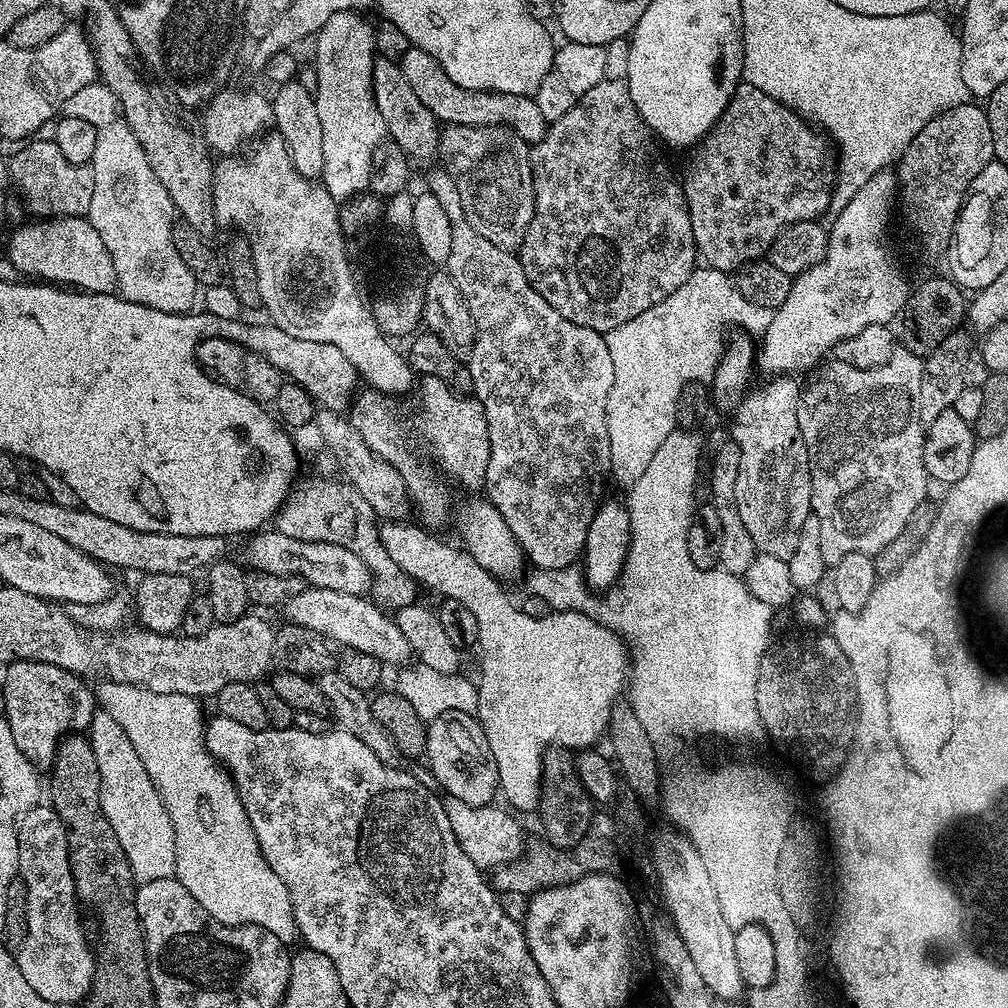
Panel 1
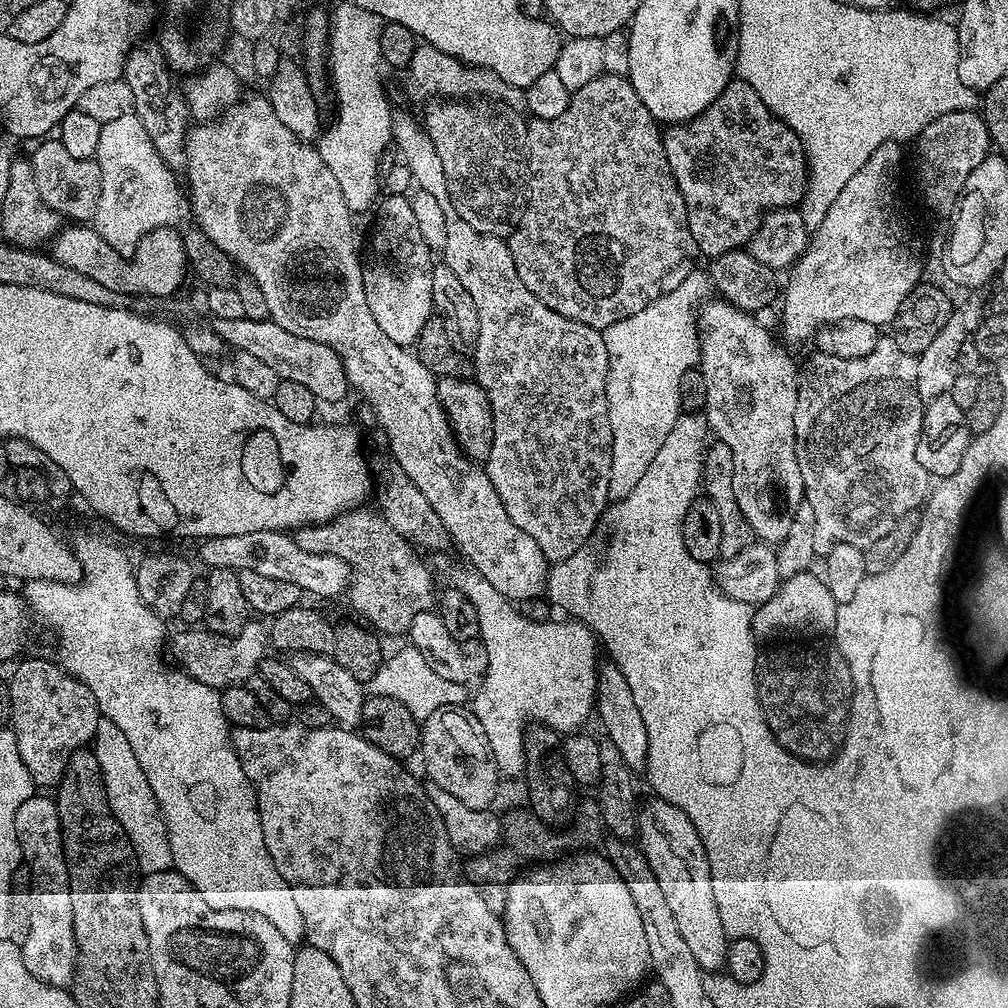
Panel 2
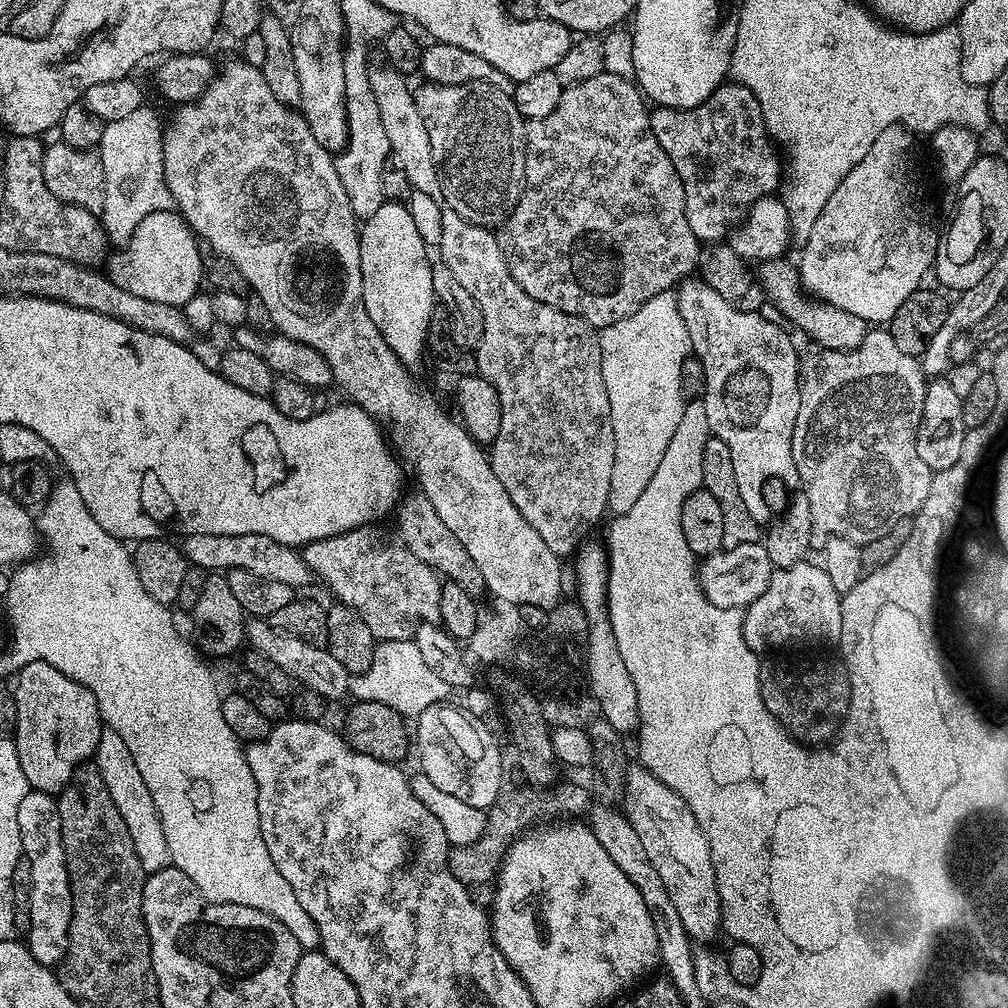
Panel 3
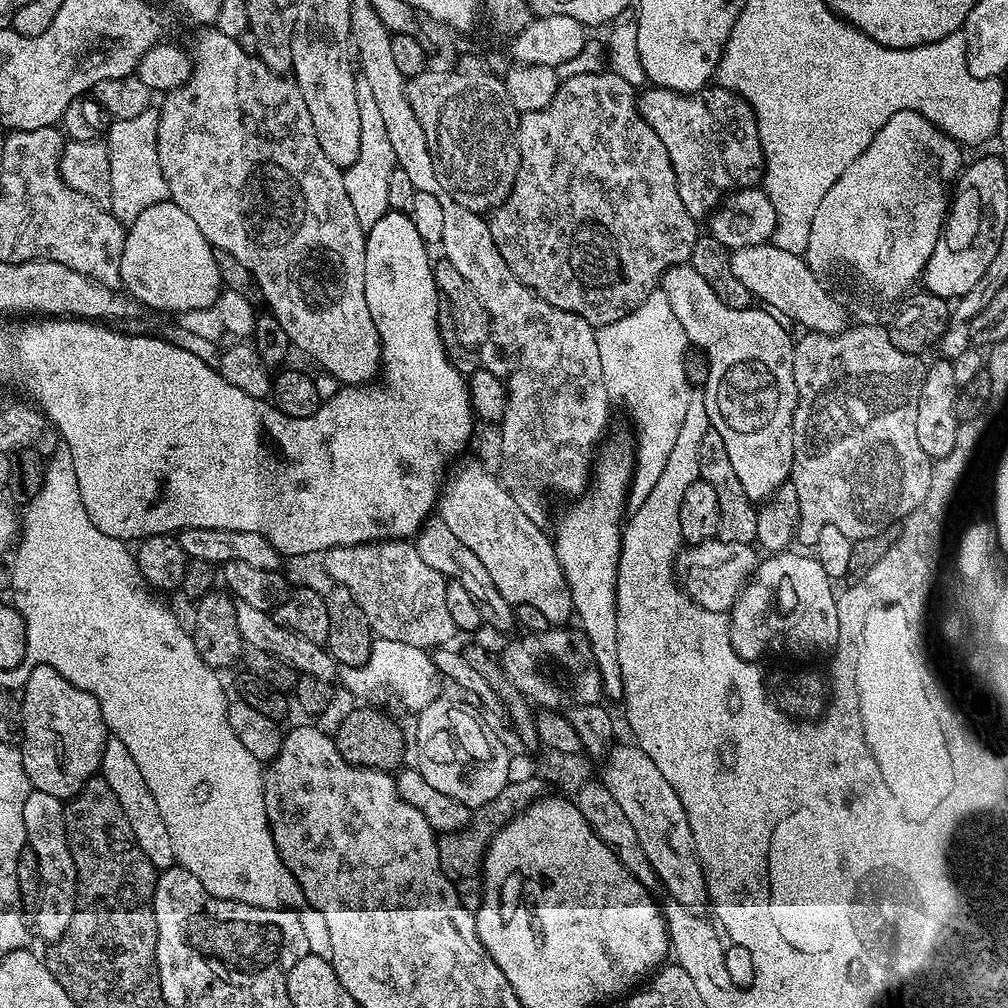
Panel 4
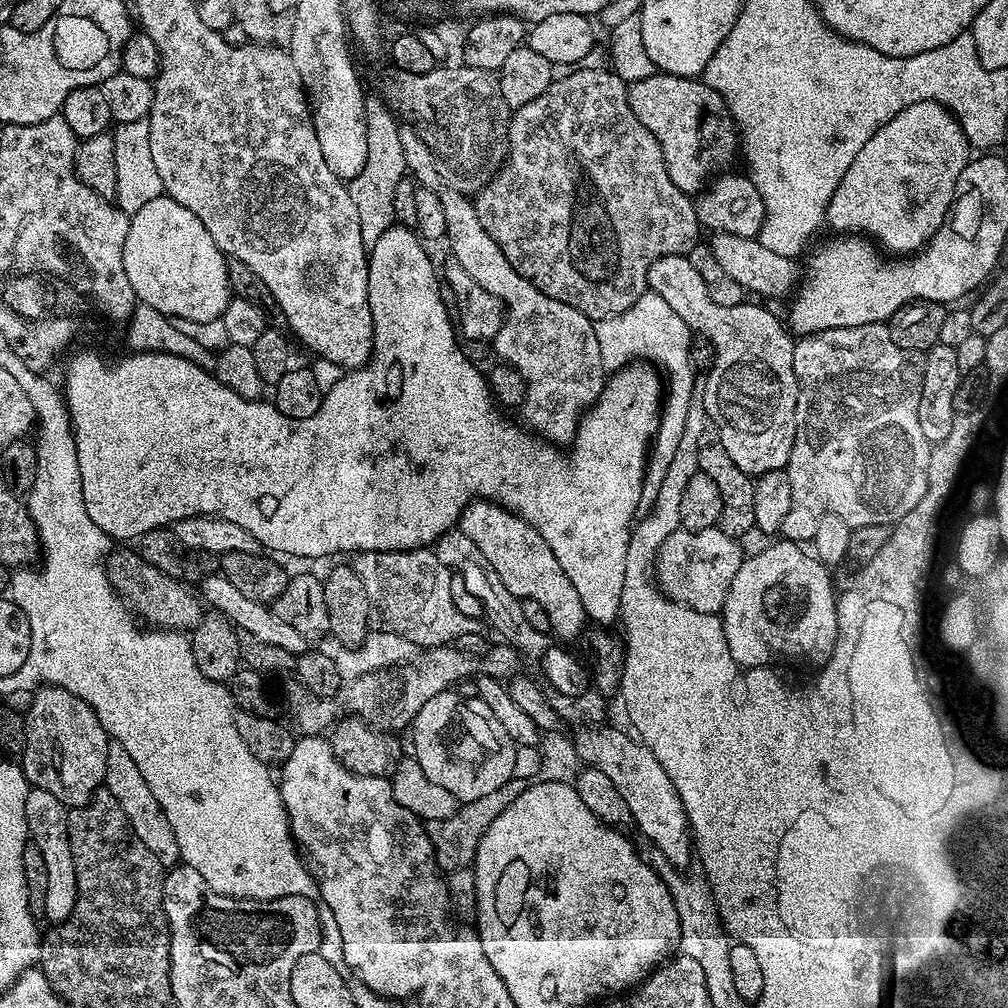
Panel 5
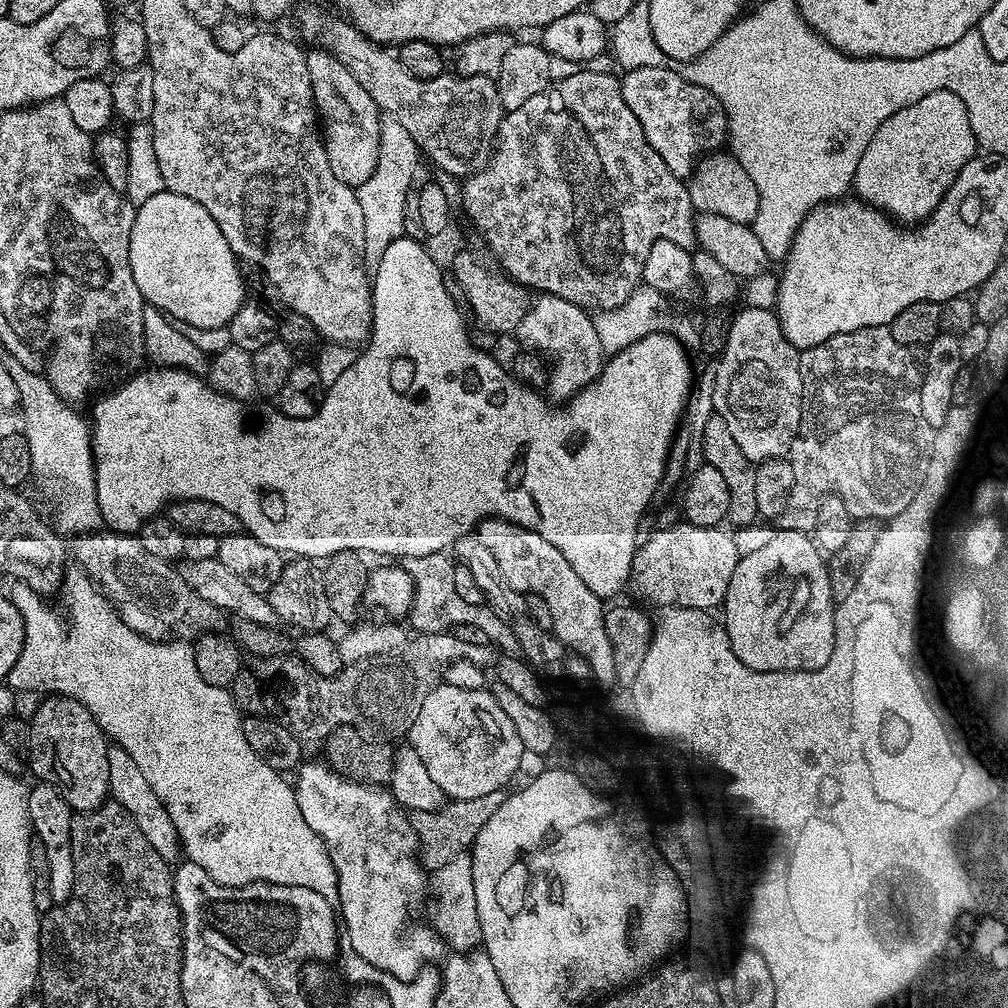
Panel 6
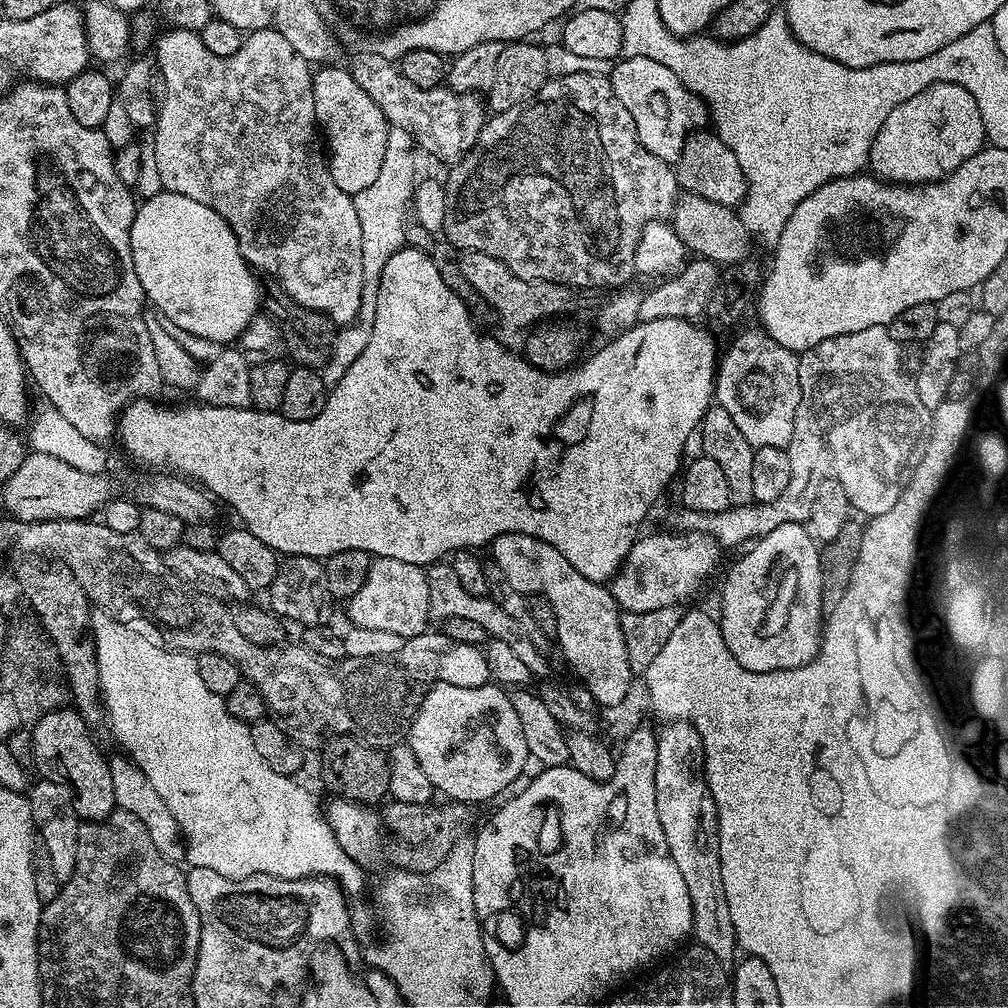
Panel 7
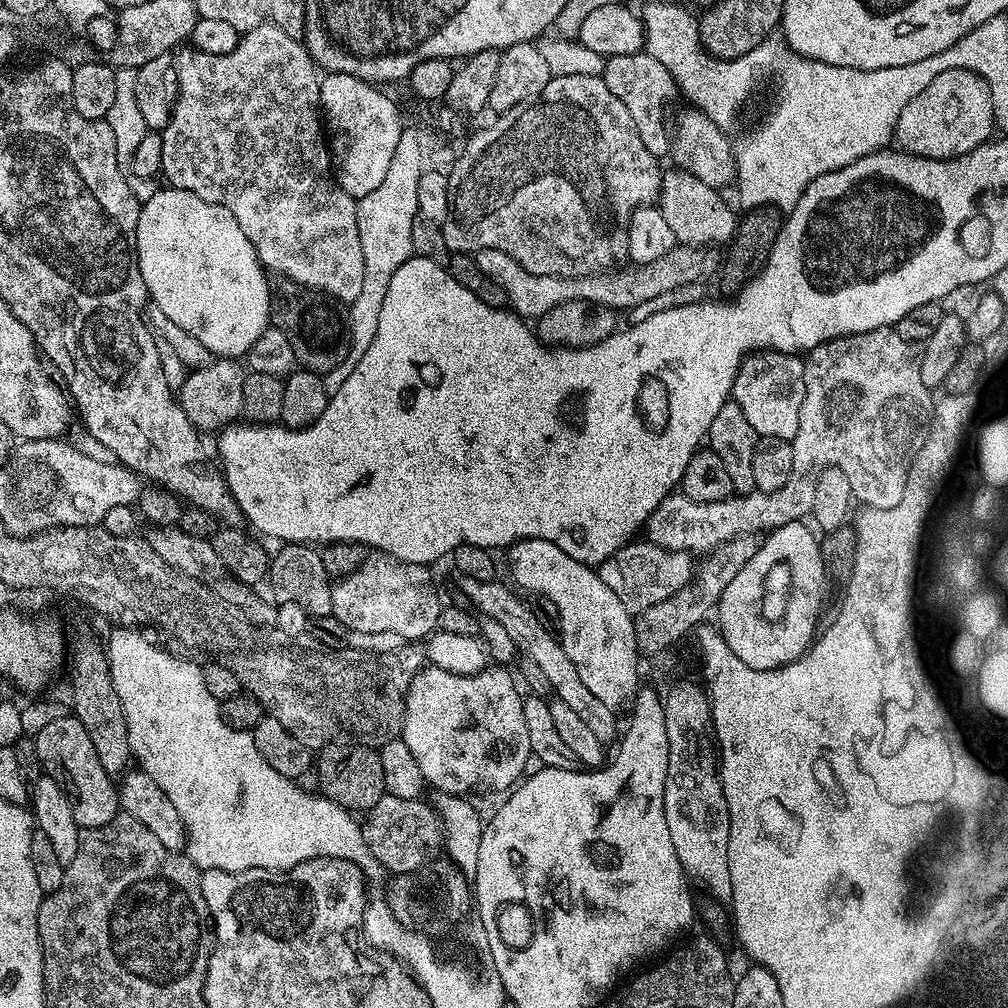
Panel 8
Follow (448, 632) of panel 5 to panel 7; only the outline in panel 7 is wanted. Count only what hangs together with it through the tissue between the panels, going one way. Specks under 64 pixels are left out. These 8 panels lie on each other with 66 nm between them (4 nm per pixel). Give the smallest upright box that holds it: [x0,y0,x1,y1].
[427,562,544,666]

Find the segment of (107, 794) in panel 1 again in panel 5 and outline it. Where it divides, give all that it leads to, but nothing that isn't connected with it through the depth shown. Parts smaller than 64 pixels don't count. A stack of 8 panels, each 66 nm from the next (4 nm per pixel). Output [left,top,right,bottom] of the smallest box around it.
[103,742,181,866]

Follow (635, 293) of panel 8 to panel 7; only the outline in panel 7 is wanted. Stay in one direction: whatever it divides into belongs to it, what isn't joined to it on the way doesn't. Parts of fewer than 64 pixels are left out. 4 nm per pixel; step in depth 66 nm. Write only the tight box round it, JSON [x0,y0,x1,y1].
[458,250,577,329]

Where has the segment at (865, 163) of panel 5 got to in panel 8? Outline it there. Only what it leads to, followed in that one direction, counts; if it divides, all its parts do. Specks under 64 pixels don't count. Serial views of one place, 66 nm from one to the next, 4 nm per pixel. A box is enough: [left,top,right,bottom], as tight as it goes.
[894,68,993,160]

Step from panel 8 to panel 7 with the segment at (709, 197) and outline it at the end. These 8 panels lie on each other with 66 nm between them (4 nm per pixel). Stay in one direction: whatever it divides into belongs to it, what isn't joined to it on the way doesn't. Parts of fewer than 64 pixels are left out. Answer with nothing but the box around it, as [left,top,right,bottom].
[670,195,754,266]

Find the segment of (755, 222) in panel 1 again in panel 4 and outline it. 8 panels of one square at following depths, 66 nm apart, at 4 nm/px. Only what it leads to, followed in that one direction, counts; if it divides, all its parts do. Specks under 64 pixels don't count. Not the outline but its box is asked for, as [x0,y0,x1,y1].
[638,86,765,221]

